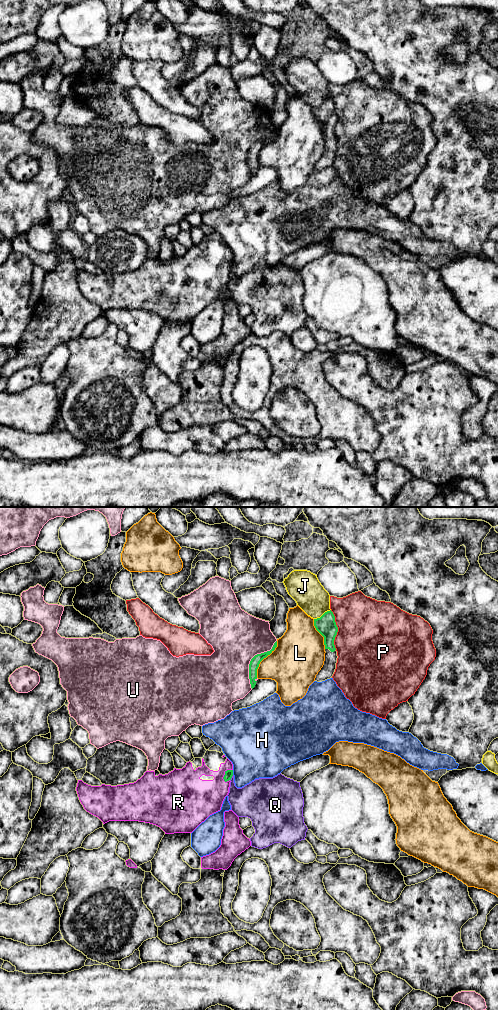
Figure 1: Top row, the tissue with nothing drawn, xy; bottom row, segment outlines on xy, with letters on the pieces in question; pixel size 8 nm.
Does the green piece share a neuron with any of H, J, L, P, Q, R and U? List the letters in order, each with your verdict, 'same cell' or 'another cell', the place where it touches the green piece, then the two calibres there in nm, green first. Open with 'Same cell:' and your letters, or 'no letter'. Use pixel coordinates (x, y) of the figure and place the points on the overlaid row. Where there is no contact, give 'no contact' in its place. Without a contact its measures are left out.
Same cell: R
H: another cell; contact xy (232, 772); calibres 70 and 420 nm
J: another cell; contact xy (323, 614); calibres 160 and 240 nm
L: another cell; contact xy (263, 658); calibres 80 and 380 nm
P: another cell; contact xy (337, 630); calibres 160 and 500 nm
Q: another cell; contact xy (231, 777); calibres 70 and 260 nm
R: same cell; contact xy (225, 774); calibres 70 and 280 nm
U: another cell; contact xy (251, 660); calibres 80 and 420 nm

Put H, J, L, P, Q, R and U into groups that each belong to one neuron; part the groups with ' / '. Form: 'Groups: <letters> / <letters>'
Groups: H / J / L / P / Q / R / U

